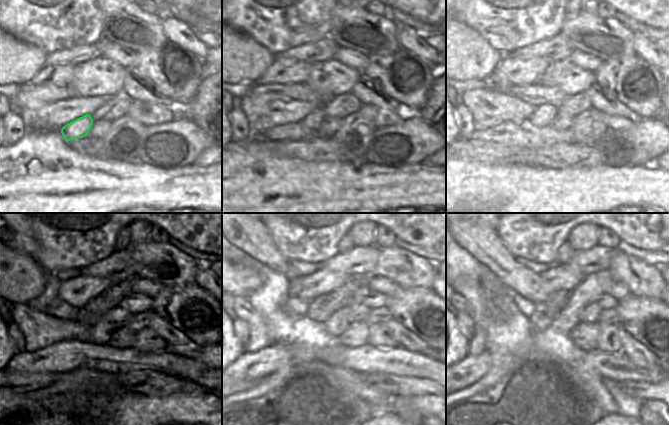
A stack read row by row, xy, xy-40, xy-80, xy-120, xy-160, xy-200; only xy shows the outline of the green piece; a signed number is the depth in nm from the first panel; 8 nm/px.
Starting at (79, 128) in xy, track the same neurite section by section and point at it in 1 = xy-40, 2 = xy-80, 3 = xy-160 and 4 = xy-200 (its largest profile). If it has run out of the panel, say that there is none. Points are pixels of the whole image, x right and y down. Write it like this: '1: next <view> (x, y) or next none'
1: next xy-40 (312, 121)
2: next xy-80 (543, 115)
3: next xy-160 (341, 319)
4: next xy-200 (594, 286)

